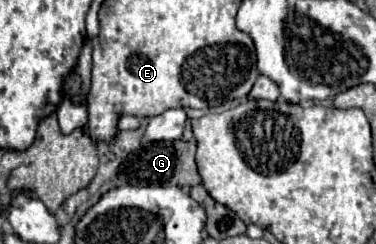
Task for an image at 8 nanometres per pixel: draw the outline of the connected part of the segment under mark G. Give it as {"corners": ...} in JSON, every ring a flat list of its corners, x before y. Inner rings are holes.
{"corners":[[174,140,174,142,150,142,130,154,130,158,122,164,122,178,128,184,146,184,146,186,182,186,192,188,202,182,196,170,196,142,190,140]]}

